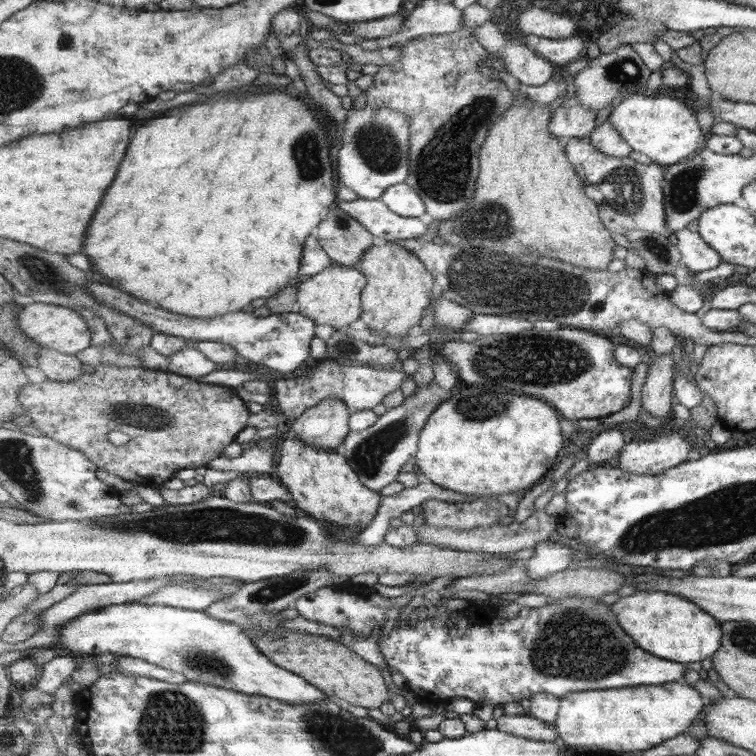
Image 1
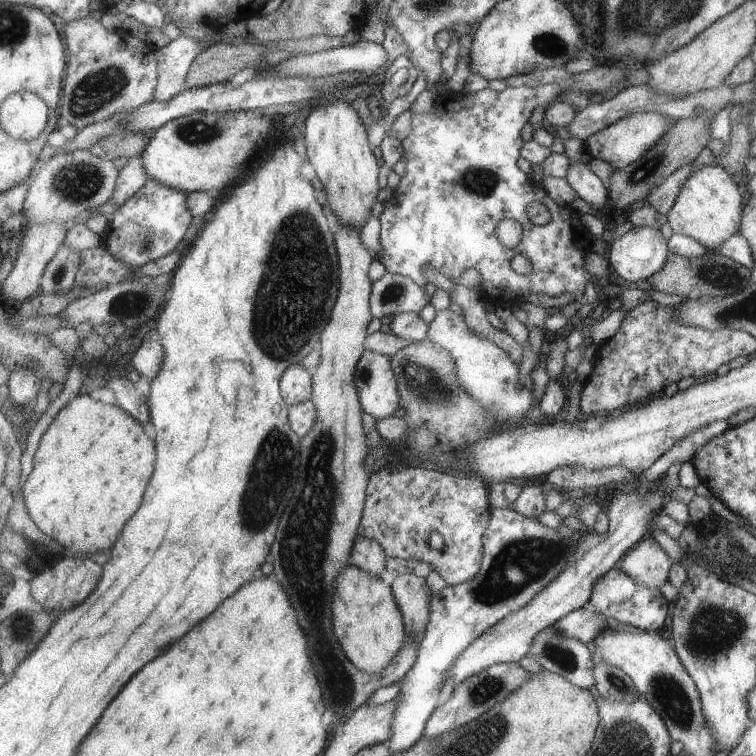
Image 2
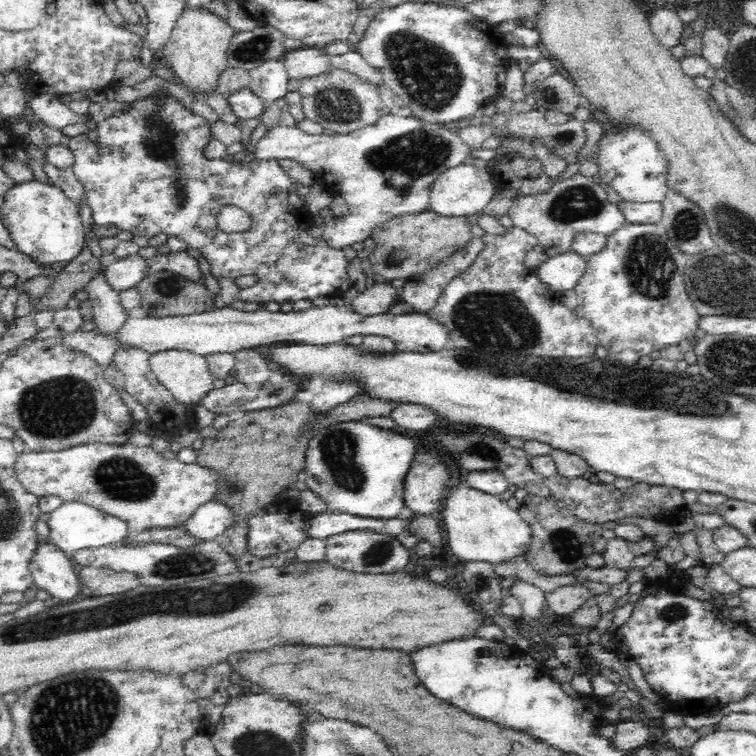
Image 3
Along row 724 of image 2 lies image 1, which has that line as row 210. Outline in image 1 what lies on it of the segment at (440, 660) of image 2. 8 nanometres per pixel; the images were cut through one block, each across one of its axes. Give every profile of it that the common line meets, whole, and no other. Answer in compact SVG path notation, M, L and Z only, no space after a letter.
M406 182L393 185L380 198L393 212L411 218L427 218L426 204L419 193Z

